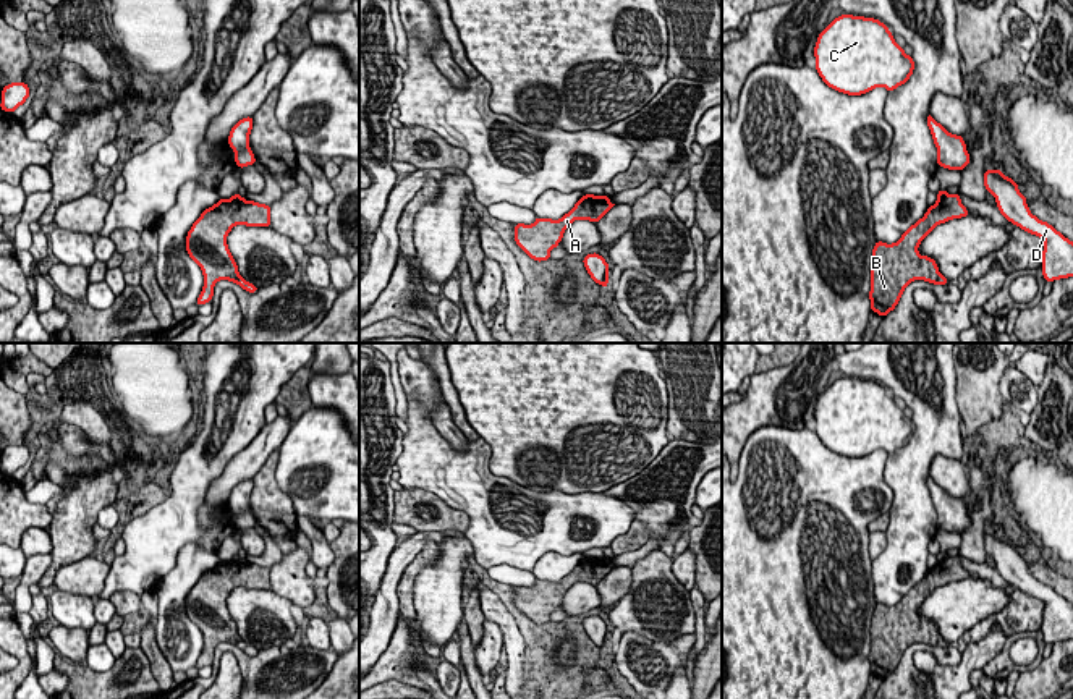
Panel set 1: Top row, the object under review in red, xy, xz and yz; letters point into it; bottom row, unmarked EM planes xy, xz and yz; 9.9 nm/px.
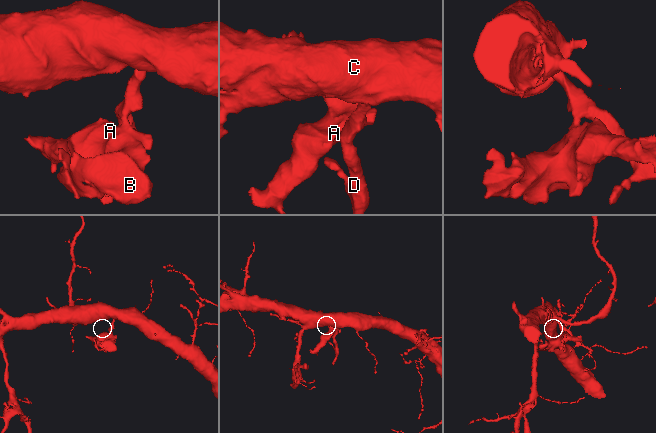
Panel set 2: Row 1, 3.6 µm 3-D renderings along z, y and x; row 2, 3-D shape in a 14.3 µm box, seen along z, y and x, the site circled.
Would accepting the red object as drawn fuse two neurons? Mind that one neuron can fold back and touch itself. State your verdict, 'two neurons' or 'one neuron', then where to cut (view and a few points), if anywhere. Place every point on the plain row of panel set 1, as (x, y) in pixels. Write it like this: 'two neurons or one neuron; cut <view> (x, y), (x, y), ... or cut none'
two neurons; cut yz (945, 555), (937, 562)

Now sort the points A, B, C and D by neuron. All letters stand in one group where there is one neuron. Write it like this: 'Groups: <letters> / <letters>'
Groups: A B / C D

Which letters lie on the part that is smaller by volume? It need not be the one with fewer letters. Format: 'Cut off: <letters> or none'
Cut off: A, B

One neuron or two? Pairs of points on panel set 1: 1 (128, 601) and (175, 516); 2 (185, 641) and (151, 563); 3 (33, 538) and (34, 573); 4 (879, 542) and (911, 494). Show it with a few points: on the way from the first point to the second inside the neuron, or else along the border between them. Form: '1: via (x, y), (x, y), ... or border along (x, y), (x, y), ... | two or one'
1: border along (139, 596), (130, 591), (117, 591), (109, 599) | two
2: border along (182, 549), (177, 563), (154, 589) | two
3: border along (50, 552), (28, 557) | two
4: border along (886, 533), (886, 547), (873, 560) | two

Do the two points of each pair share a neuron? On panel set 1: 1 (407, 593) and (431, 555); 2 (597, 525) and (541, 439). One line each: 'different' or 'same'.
1: same
2: different

